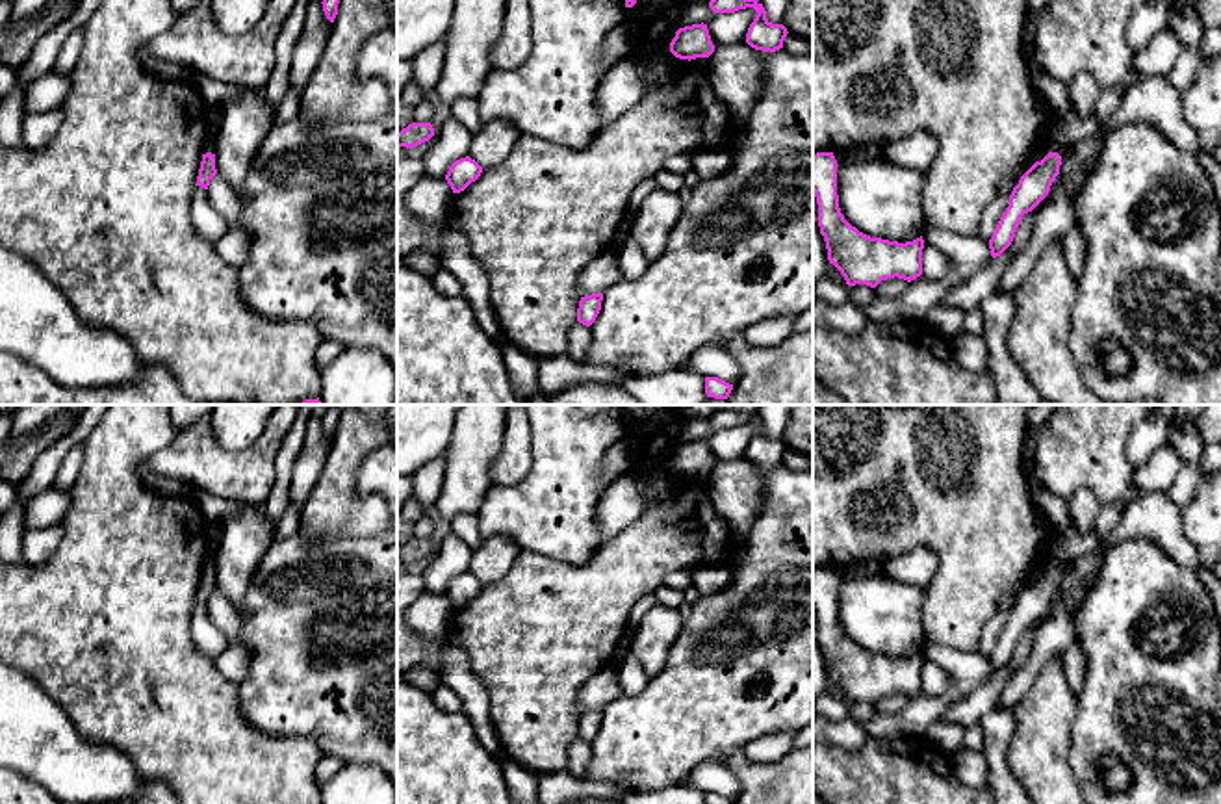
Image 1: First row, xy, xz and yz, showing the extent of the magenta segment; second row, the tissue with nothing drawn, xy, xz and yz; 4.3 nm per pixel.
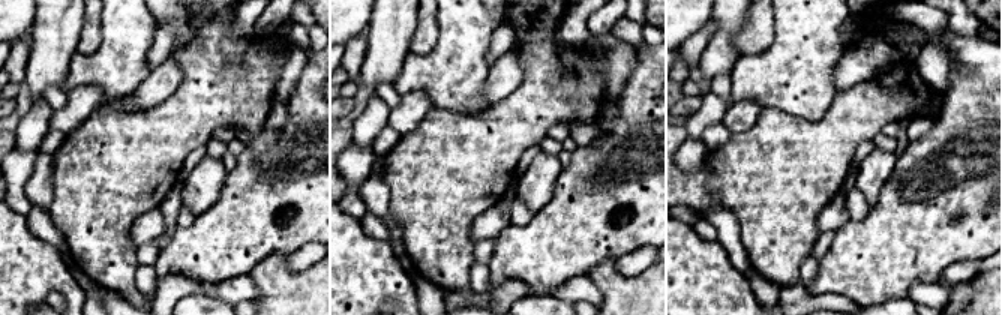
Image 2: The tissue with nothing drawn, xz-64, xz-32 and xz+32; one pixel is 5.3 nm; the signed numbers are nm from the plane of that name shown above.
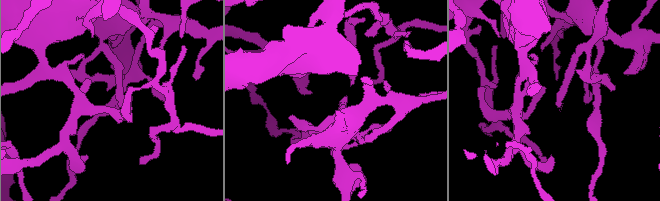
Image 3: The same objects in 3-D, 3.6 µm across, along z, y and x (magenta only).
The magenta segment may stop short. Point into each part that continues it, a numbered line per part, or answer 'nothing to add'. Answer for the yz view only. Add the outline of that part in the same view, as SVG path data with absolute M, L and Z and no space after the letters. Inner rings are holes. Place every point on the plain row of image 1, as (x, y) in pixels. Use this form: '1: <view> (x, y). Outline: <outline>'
1: yz (1155, 517). Outline: M1041 488L1037 507L1054 529L1050 551L1037 574L1041 577L1048 568L1063 568L1076 557L1095 551L1108 551L1119 542L1147 538L1163 550L1175 563L1197 570L1201 566L1199 550L1186 538L1180 525L1180 507L1167 492L1149 492L1123 509L1117 525L1099 537L1095 531L1080 533L1071 524L1067 499Z

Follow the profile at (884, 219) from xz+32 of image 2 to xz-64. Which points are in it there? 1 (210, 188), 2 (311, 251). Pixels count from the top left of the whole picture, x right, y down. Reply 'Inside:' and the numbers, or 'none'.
Inside: none

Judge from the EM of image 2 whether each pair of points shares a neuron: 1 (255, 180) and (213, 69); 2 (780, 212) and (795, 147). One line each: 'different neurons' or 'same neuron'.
1: different neurons
2: same neuron

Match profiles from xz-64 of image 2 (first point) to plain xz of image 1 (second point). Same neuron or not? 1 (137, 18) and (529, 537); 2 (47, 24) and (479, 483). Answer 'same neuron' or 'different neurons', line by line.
1: same neuron
2: same neuron

